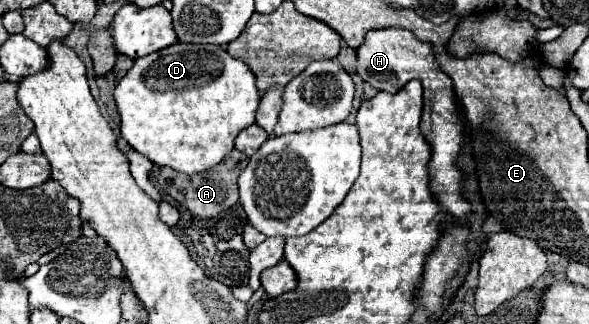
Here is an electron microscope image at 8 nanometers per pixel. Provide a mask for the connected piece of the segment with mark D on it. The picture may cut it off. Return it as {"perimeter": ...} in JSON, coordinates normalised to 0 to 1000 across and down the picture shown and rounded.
{"perimeter":[[[294,136],[284,154],[233,179],[195,272],[205,358],[205,420],[267,512],[334,537],[372,506],[392,463],[406,401],[433,377],[440,278],[413,185],[385,167],[382,142]]]}

